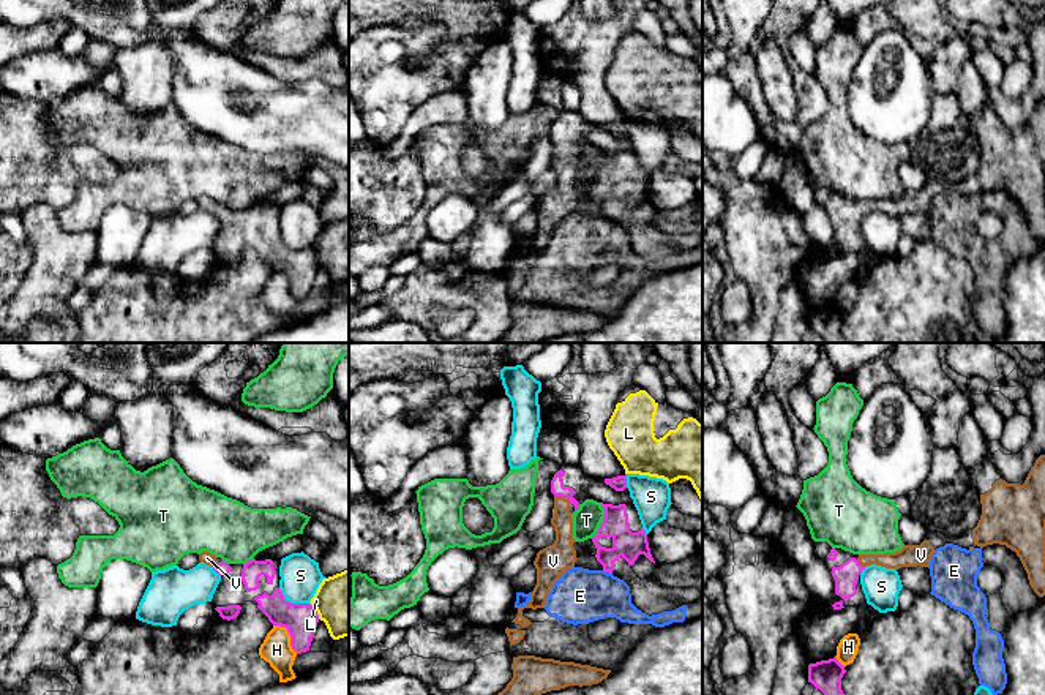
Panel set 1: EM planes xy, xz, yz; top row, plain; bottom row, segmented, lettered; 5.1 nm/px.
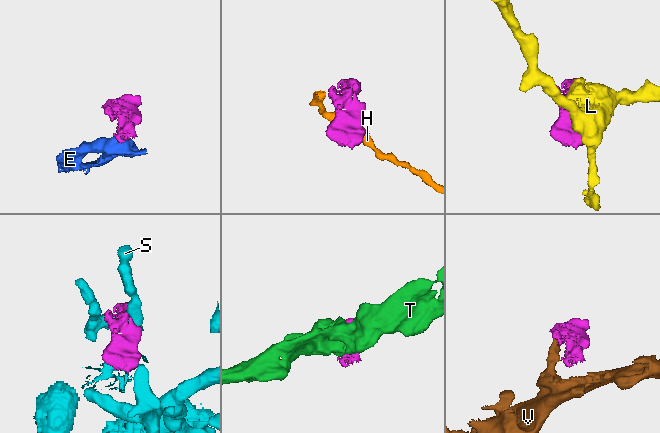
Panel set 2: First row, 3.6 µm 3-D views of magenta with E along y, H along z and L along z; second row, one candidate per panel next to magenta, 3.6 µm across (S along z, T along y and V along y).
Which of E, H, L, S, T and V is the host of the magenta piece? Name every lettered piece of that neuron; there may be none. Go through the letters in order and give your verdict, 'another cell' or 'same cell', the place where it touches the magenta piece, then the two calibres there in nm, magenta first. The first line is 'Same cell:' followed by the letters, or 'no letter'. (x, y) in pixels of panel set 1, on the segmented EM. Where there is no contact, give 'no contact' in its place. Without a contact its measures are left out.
Same cell: V
E: another cell | xz (608, 572) | 140/280 nm
H: another cell | xy (289, 634) | 170/150 nm
L: another cell | xy (314, 610) | 170/320 nm
S: another cell | xy (292, 604) | 170/200 nm
T: another cell | xz (603, 520) | 140/140 nm
V: same cell | xz (562, 496) | 70/110 nm

